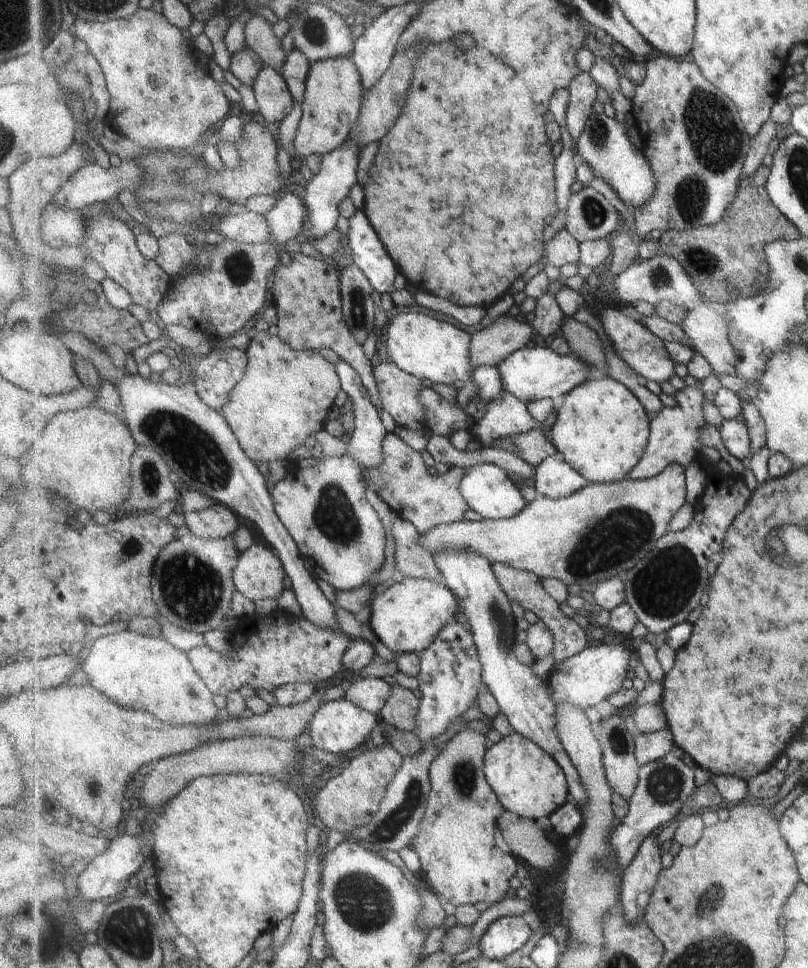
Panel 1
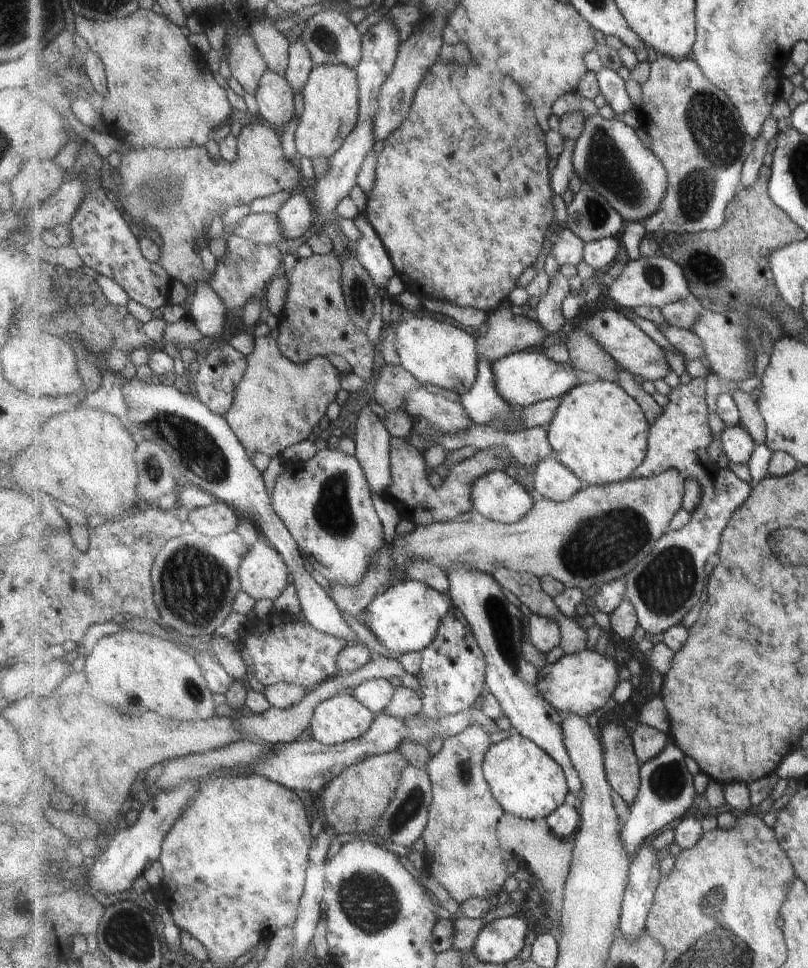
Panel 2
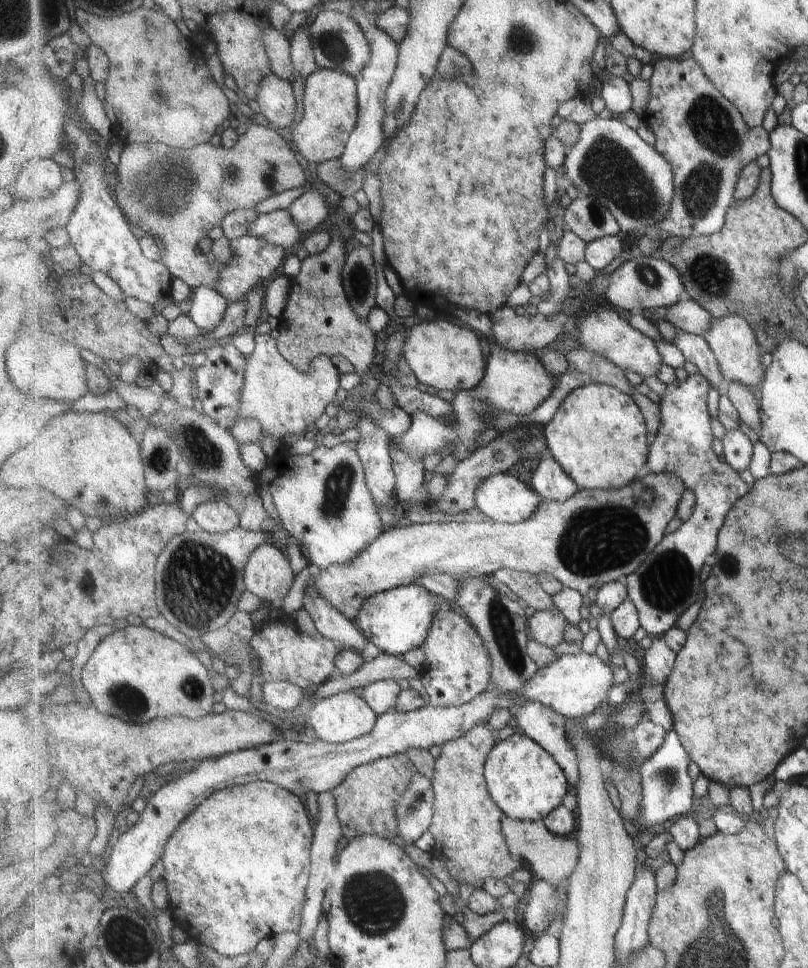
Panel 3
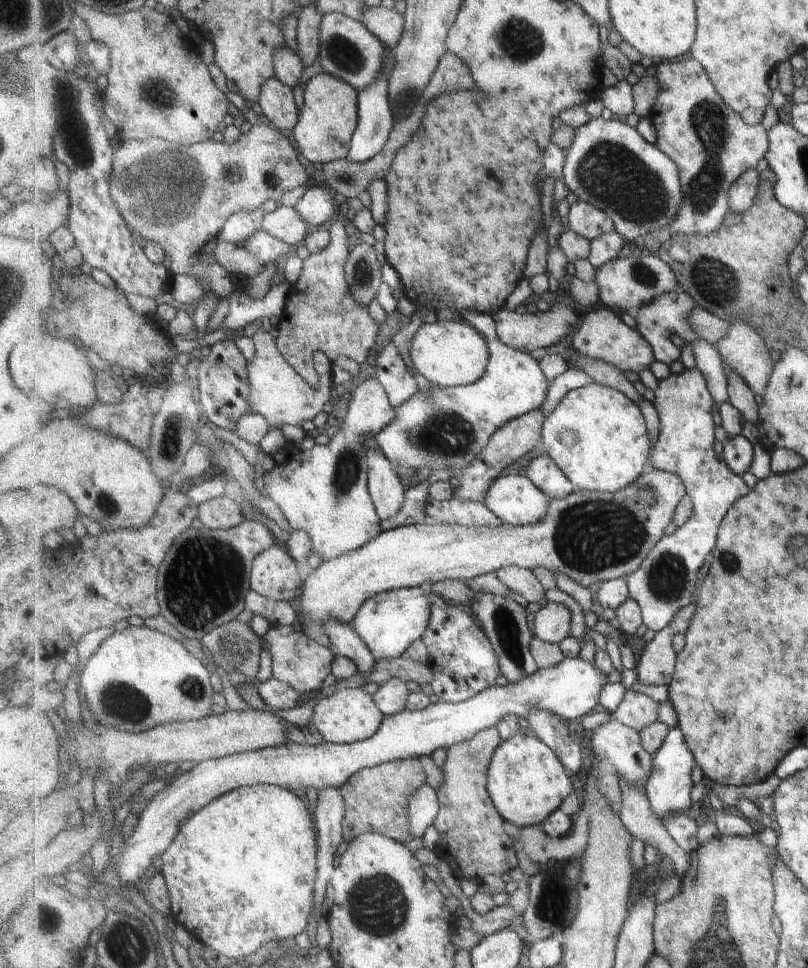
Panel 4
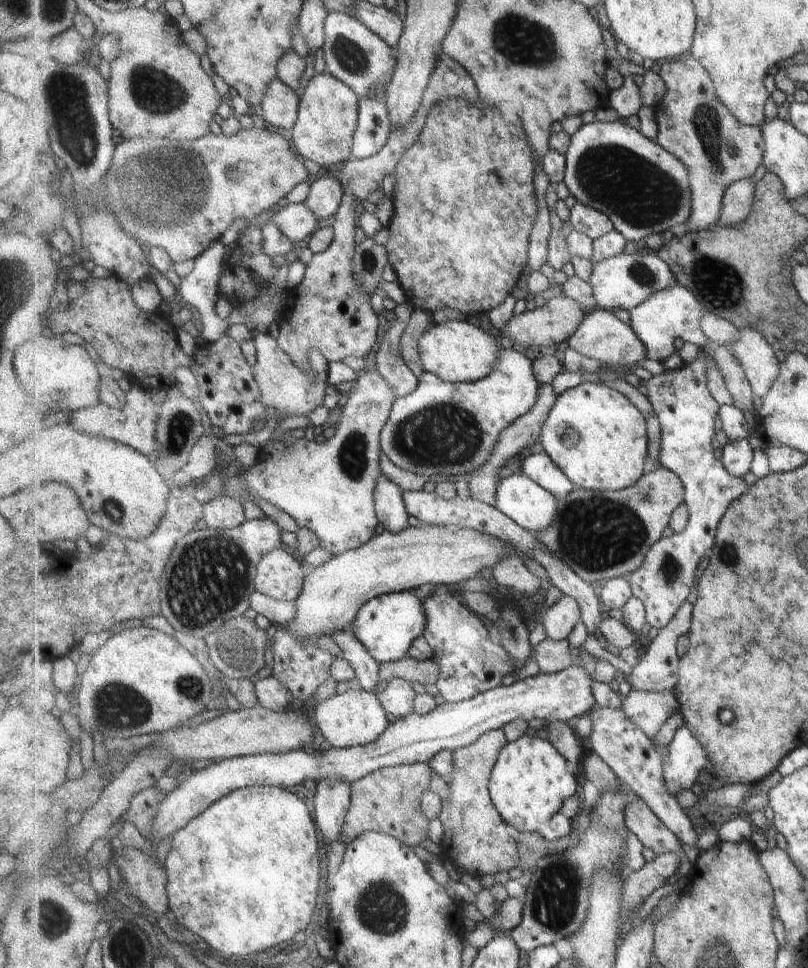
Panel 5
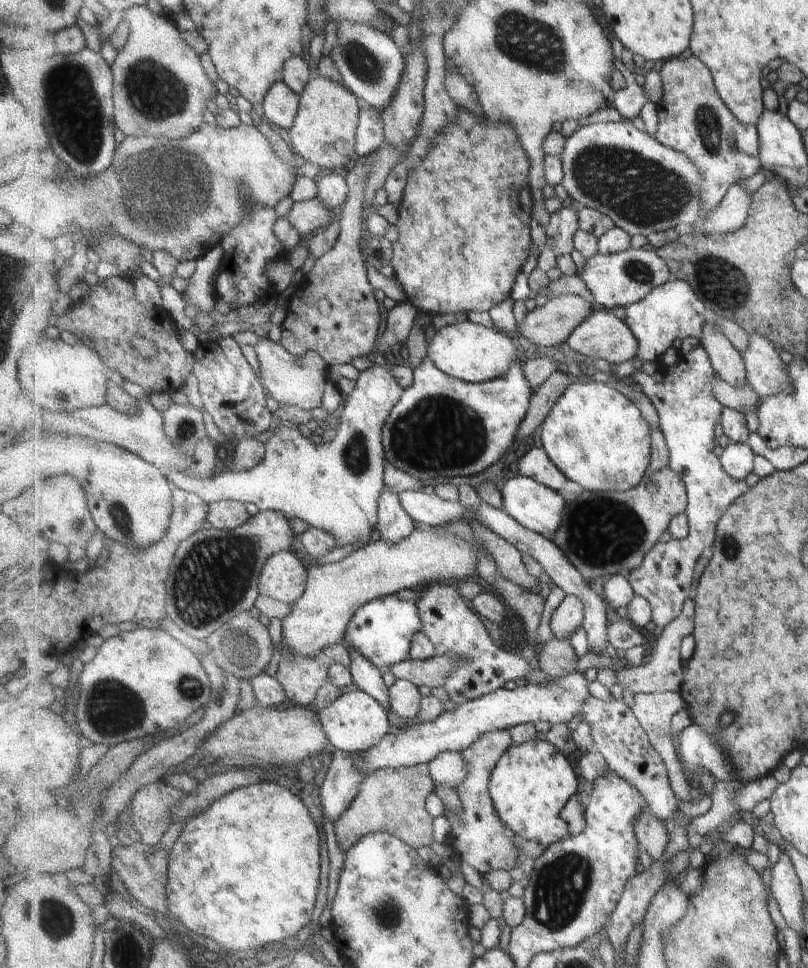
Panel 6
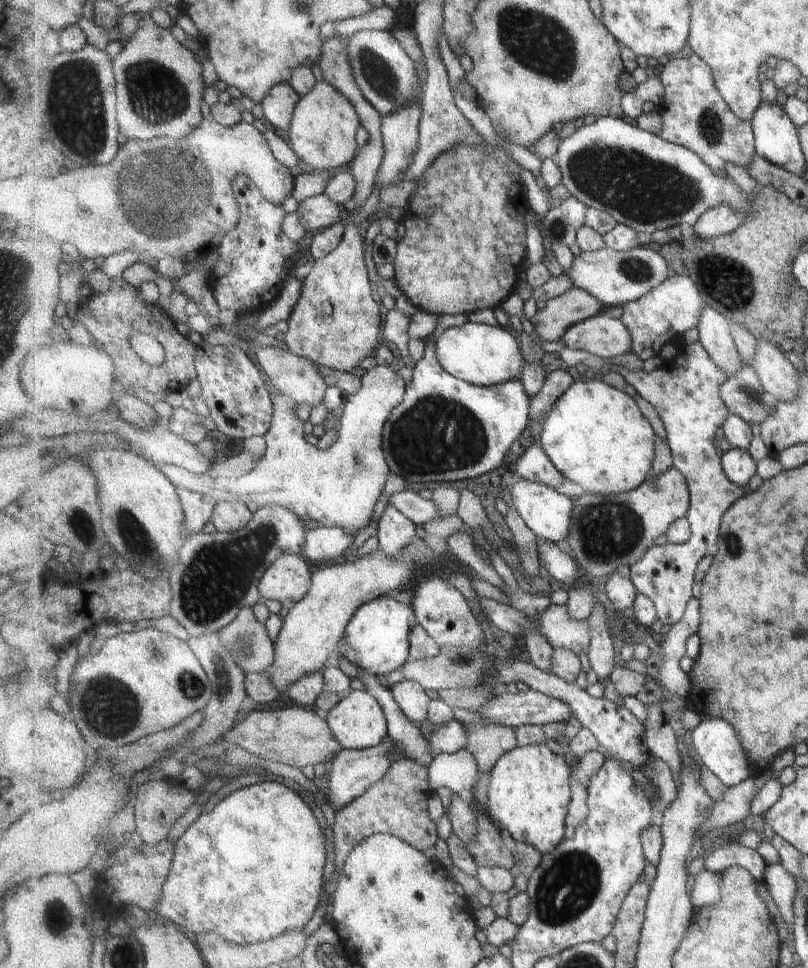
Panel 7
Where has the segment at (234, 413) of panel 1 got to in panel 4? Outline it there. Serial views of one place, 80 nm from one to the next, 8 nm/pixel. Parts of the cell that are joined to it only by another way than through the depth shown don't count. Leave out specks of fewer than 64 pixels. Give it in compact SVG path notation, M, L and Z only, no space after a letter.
M263 330L253 336L255 341L255 358L248 363L248 375L252 384L252 403L254 412L262 414L272 427L281 428L281 424L299 425L305 420L313 420L319 412L323 412L325 404L333 400L333 361L323 351L314 354L314 365L319 376L319 386L314 387L306 381L289 364L274 338Z

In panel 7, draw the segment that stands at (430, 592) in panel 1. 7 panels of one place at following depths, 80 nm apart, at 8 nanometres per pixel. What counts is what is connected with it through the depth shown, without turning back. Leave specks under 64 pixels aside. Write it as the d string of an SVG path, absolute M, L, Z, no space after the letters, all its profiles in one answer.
M377 597L365 603L353 616L346 635L339 643L338 652L359 669L379 676L391 674L411 660L410 636L417 623L416 614L409 604L397 602L393 598Z

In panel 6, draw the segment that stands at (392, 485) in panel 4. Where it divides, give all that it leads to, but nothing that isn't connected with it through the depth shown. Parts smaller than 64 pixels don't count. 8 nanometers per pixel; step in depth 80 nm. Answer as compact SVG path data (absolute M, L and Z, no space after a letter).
M387 487L381 493L376 526L381 539L392 545L405 540L415 529L413 517L403 508L399 493Z

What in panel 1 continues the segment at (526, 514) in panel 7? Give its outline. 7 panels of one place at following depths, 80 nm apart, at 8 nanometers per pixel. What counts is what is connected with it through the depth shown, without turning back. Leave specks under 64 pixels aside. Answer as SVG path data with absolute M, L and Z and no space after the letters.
M477 464L467 469L465 478L461 480L460 490L470 509L479 513L483 520L514 518L523 508L528 507L521 490L509 480L508 473L497 464Z

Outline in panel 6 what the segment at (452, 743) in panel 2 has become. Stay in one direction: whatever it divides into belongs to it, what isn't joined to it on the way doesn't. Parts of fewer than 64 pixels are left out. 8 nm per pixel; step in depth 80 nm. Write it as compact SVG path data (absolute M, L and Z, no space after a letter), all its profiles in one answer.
M509 729L492 730L481 734L471 748L461 754L469 765L469 776L461 785L461 792L465 790L467 796L461 796L464 806L464 816L455 817L446 810L449 822L451 822L451 835L448 843L453 848L453 853L471 863L479 869L480 873L488 873L492 870L505 869L513 870L519 865L520 857L515 841L512 839L504 820L495 810L492 796L490 795L490 780L492 772L496 770L500 758L513 746L515 741Z

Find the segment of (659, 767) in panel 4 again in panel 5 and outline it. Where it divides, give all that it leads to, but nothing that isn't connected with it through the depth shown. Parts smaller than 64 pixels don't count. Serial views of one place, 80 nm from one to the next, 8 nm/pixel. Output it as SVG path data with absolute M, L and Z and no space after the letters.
M681 727L669 743L664 758L664 777L668 791L678 796L679 791L690 789L698 781L701 770L709 768L710 758L693 731Z

